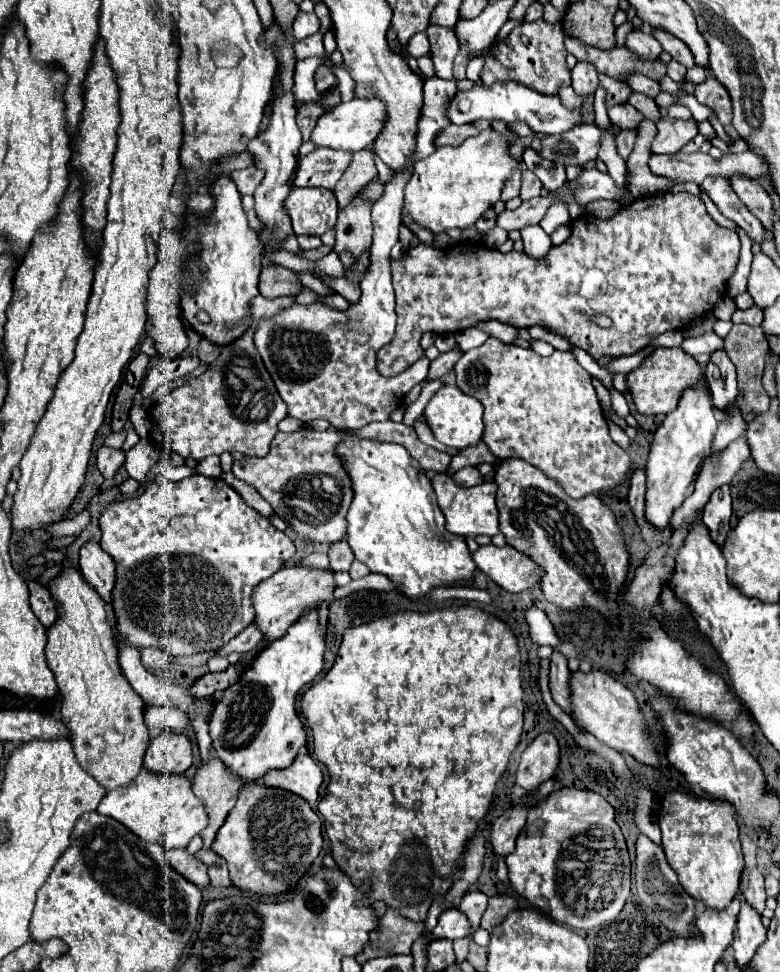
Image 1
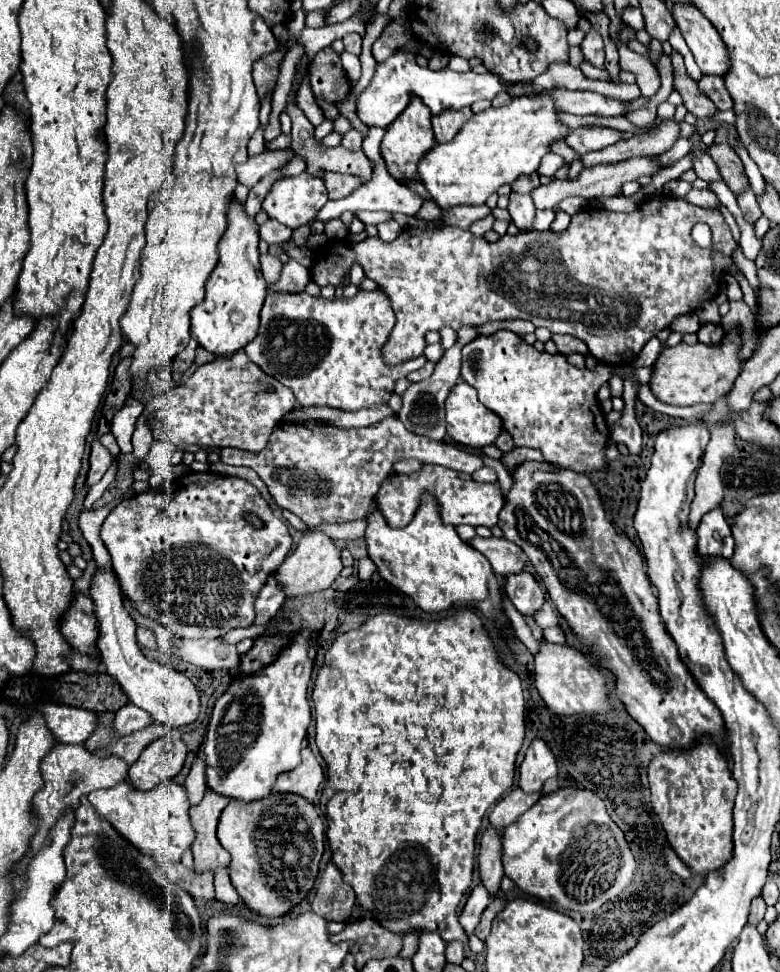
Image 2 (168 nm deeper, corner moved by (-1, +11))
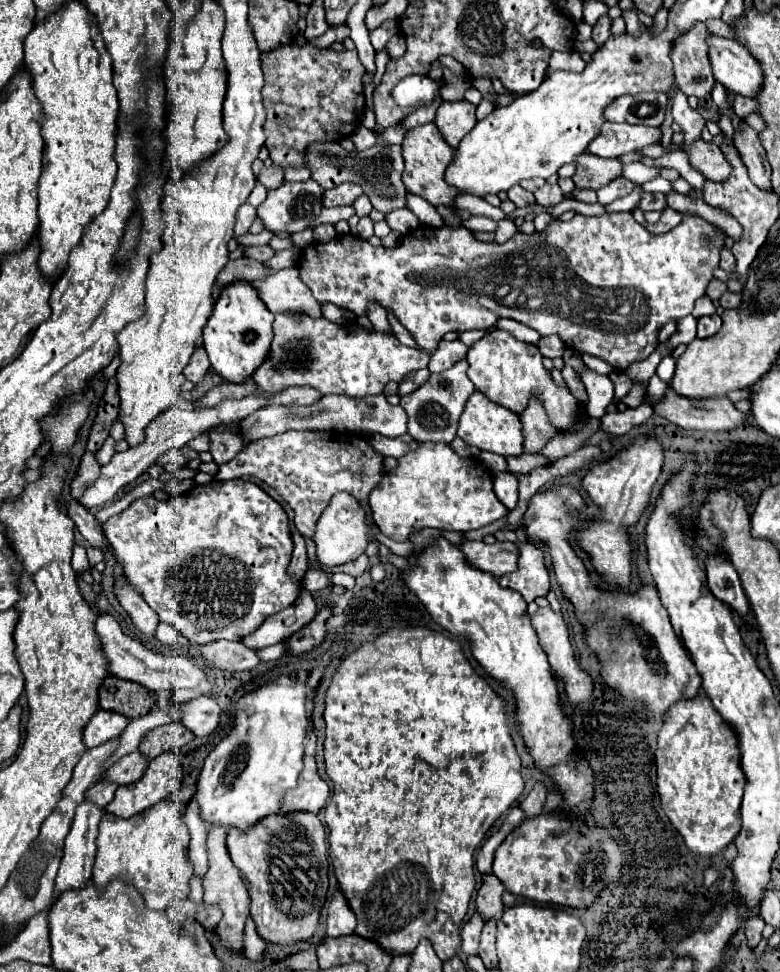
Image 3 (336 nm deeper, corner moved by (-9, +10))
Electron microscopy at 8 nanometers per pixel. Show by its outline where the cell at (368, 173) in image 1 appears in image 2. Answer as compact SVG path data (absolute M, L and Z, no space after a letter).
M326 173L324 185L328 191L328 199L342 199L360 187L360 179L342 173Z

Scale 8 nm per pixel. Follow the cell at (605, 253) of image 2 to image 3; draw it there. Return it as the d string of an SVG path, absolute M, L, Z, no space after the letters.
M616 212L616 214L602 214L602 216L582 216L582 214L576 214L570 222L560 222L560 220L554 220L552 224L548 224L542 232L534 232L534 234L524 234L524 232L516 232L514 238L510 238L508 242L504 244L498 244L498 242L480 242L474 238L474 234L464 228L464 226L458 226L458 228L452 228L452 226L418 226L416 230L408 232L402 242L394 248L384 248L384 246L370 246L366 240L358 238L358 236L352 236L352 234L346 234L346 236L338 236L326 244L320 244L320 242L312 242L310 246L304 248L304 254L300 256L300 262L298 262L298 268L300 268L300 278L308 284L308 288L312 290L314 298L322 304L322 302L332 302L340 308L346 308L350 312L354 312L356 316L362 316L364 314L364 308L366 308L366 302L370 300L376 300L380 302L386 310L392 310L400 324L412 334L412 338L416 340L418 348L424 350L426 354L434 354L434 350L438 348L438 342L442 340L442 336L446 332L466 332L466 330L484 330L488 326L492 326L496 320L500 318L512 318L512 320L518 320L534 330L540 332L540 336L548 336L548 334L558 334L564 344L568 348L574 348L578 350L580 354L592 354L592 356L598 356L602 358L604 362L608 362L612 368L616 370L624 370L628 364L632 362L638 362L638 360L644 360L652 354L652 350L656 350L658 346L658 332L660 328L670 322L670 320L680 320L684 316L688 316L692 310L694 310L694 302L698 298L702 298L706 294L706 288L714 276L714 270L718 268L718 262L720 262L720 252L724 248L724 242L726 242L726 232L712 226L710 222L706 222L704 218L700 216L684 216L682 222L672 228L670 232L664 232L664 234L652 234L648 232L642 224L638 224L630 212Z

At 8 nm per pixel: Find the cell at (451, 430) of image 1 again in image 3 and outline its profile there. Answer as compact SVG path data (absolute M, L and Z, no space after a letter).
M474 392L472 398L468 398L464 406L464 414L460 416L460 426L458 426L458 436L480 450L488 450L494 454L502 456L518 456L522 454L522 424L520 416L510 412L508 408L502 408L494 402L490 402L482 392Z

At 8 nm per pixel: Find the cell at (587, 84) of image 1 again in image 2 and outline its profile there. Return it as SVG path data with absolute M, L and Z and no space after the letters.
M590 29L582 41L582 53L588 63L592 63L598 69L604 69L604 41L602 35L596 29Z

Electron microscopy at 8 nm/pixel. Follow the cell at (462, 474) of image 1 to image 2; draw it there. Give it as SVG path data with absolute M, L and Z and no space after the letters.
M482 467L482 469L478 469L476 473L472 473L472 477L474 477L476 481L480 481L480 483L496 483L496 481L498 481L496 471L490 469L490 467Z

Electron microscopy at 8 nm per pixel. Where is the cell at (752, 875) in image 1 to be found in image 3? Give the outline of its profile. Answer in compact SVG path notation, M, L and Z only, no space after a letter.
M754 916L750 920L746 920L746 938L748 938L748 946L758 946L758 942L762 940L762 930L764 930L764 918L762 916Z

